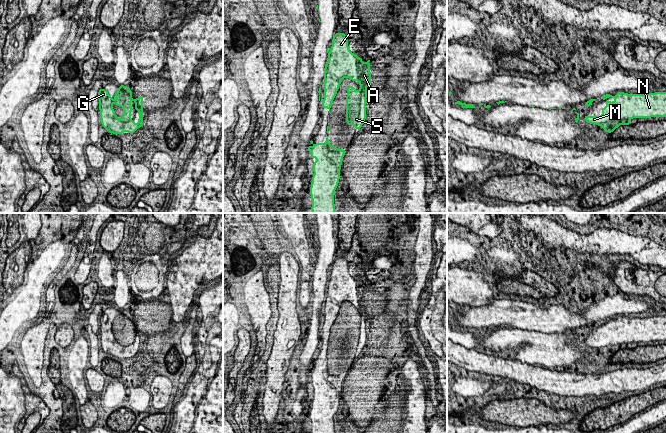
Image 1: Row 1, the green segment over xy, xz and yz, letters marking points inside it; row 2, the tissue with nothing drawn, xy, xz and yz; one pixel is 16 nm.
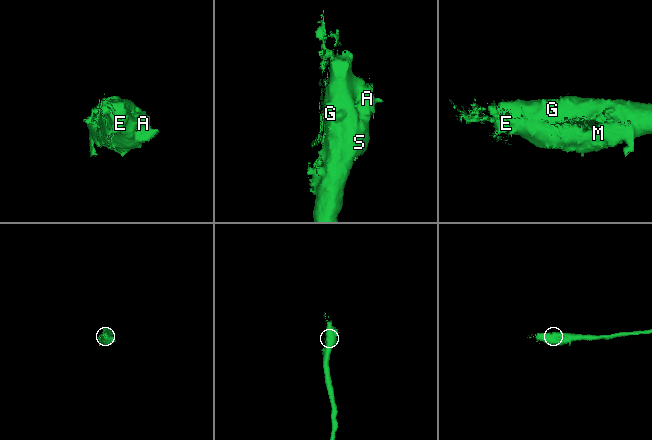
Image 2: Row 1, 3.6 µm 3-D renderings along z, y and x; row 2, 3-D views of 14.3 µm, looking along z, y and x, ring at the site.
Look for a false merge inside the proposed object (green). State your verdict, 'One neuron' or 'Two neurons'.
One neuron

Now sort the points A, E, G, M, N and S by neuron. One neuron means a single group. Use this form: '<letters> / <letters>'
A E G M N S

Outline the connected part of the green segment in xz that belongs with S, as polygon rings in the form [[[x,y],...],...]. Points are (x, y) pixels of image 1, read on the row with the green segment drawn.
[[[343,32],[333,36],[331,50],[327,48],[327,53],[329,61],[324,68],[325,82],[321,82],[324,85],[322,109],[328,108],[330,113],[331,104],[345,77],[358,81],[359,92],[346,85],[346,122],[359,131],[366,119],[367,86],[371,86],[370,60],[363,63],[360,57],[349,50],[348,38]]]

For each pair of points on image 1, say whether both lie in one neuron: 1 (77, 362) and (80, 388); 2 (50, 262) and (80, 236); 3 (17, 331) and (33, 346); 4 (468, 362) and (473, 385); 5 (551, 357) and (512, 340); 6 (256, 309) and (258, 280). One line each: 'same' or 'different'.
1: same
2: same
3: different
4: different
5: same
6: same

